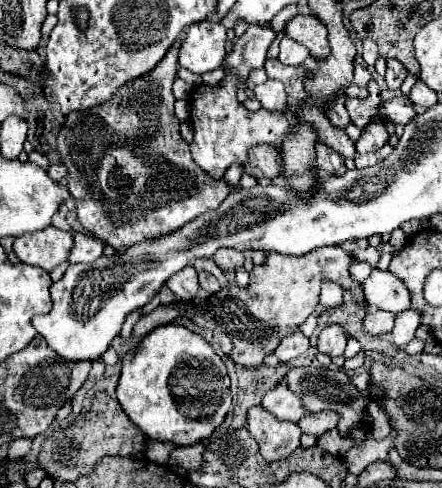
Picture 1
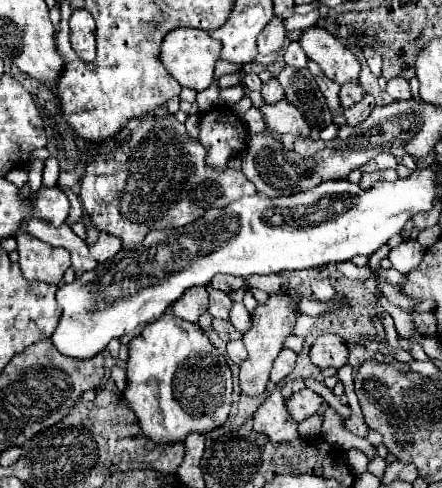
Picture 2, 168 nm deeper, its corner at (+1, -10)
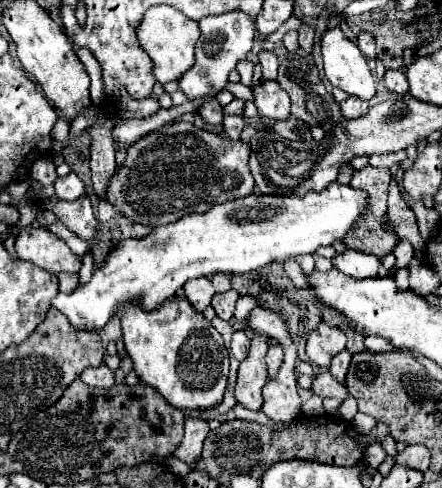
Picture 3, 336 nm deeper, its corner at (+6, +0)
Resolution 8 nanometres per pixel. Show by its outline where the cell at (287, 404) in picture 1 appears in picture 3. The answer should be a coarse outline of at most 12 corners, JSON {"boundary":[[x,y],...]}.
{"boundary":[[329,371],[313,379],[311,391],[319,397],[347,399],[347,387]]}

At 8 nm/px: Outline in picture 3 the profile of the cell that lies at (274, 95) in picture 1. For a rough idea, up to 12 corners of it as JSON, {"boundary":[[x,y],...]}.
{"boundary":[[261,51],[265,79],[277,77],[279,63],[273,51]]}

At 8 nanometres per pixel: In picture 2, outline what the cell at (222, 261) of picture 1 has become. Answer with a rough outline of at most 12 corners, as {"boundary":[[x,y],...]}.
{"boundary":[[216,275],[210,285],[230,293],[242,289],[244,279]]}

